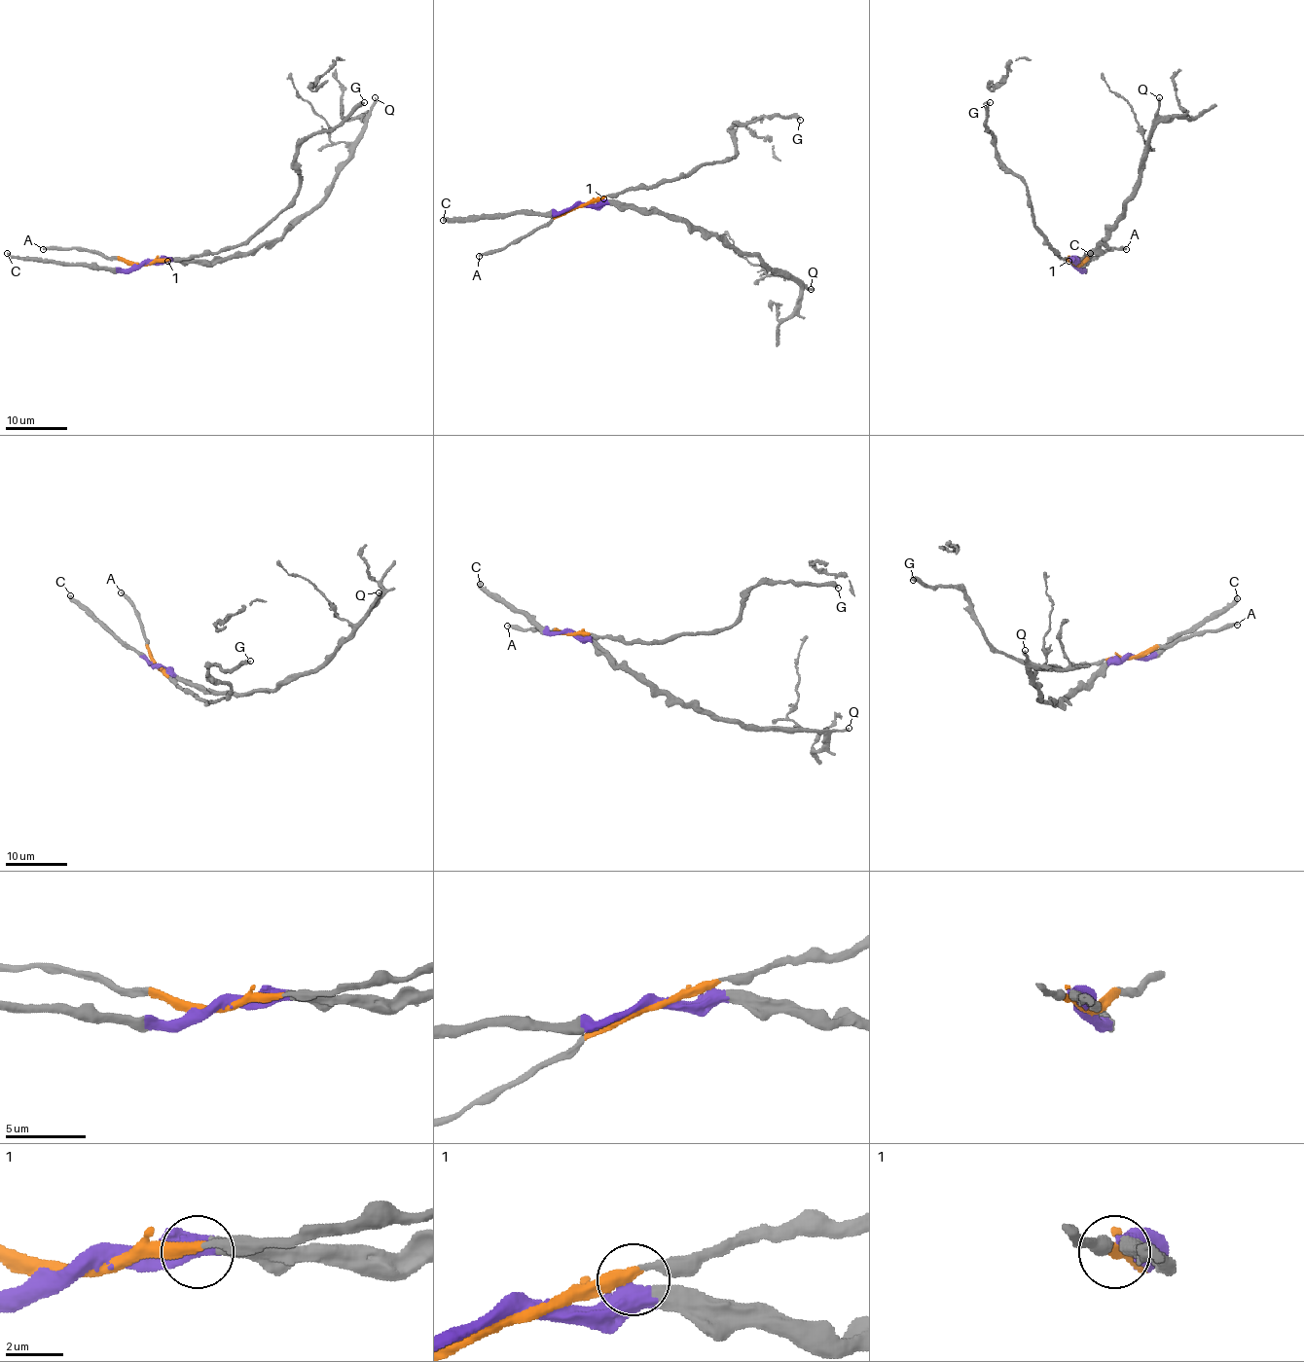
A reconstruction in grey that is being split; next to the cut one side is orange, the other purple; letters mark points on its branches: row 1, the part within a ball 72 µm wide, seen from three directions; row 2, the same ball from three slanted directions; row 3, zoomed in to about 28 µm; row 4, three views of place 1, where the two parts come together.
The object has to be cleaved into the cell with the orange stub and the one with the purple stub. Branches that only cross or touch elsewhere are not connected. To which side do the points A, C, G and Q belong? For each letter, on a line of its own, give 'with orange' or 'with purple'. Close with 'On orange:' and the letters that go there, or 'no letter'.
A: with orange
C: with purple
G: with orange
Q: with purple
On orange: A, G

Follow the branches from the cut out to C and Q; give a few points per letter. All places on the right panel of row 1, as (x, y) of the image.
C: (1076, 264), (1082, 269), (1090, 253)
Q: (1076, 264), (1074, 259), (1081, 261), (1121, 217), (1123, 203), (1132, 192), (1155, 125), (1158, 97)

